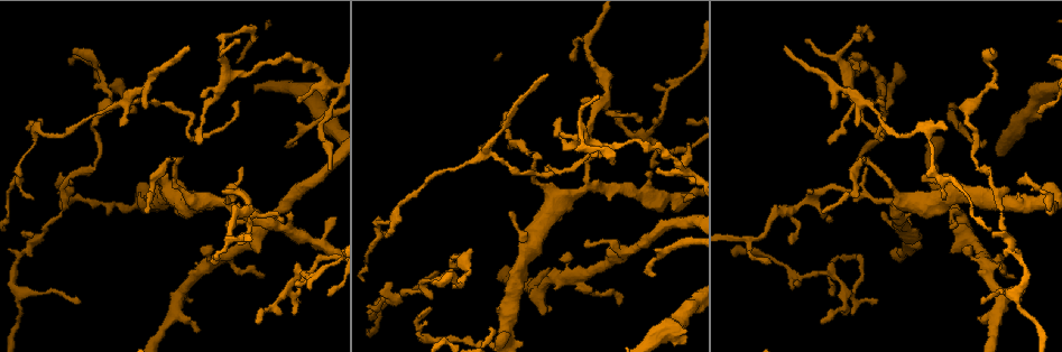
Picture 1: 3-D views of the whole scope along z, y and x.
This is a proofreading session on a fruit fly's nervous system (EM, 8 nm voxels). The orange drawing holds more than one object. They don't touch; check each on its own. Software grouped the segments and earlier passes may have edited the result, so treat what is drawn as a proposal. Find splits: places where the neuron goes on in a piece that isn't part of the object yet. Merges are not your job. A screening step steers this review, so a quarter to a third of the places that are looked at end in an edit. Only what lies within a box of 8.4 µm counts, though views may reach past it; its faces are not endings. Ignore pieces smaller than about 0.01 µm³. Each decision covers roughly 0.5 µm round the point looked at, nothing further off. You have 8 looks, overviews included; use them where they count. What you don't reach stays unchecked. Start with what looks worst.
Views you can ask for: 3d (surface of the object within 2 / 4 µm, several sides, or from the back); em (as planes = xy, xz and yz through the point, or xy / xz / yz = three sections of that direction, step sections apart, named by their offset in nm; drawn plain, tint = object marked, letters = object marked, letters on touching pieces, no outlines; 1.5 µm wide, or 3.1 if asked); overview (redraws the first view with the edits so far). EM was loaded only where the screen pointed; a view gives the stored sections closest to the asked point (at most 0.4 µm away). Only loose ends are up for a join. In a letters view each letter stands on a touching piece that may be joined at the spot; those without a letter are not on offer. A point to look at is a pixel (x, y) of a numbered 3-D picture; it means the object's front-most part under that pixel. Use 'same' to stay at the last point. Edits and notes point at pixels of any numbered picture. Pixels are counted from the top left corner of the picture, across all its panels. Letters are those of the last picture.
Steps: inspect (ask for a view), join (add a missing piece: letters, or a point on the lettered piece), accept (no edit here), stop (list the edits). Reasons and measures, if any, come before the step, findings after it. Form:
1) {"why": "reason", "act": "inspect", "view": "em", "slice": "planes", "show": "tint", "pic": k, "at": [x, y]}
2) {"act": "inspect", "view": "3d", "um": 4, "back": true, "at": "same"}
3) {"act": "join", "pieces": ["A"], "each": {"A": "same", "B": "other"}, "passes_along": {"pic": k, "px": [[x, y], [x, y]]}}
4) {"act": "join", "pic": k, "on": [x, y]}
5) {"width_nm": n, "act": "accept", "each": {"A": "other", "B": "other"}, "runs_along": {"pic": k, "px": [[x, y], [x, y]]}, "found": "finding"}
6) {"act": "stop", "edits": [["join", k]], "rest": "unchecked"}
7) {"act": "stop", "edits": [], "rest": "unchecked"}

{"why": "branch stops here", "act": "inspect", "view": "3d", "um": 4, "back": true, "pic": 1, "at": [190, 49]}

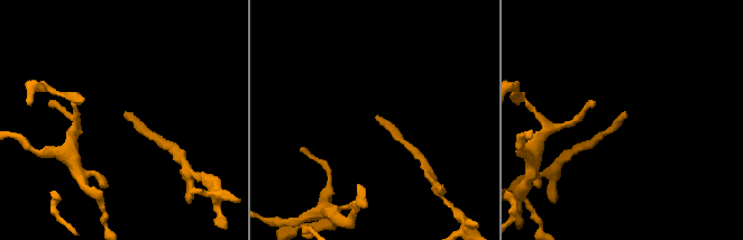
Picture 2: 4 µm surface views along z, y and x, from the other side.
{"act": "inspect", "view": "em", "slice": "planes", "show": "letters", "pic": 2, "at": [626, 115]}

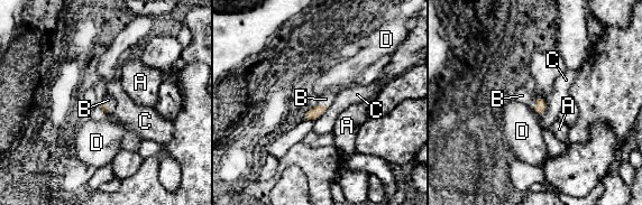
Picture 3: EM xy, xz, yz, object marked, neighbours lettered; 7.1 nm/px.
{"act": "join", "pieces": ["B"], "each": {"A": "other", "B": "same", "C": "other", "D": "other"}, "passes_along": {"pic": 3, "px": [[539, 108], [535, 103], [522, 95]]}, "found": "the neuron continues"}

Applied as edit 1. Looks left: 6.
{"act": "inspect", "view": "overview"}

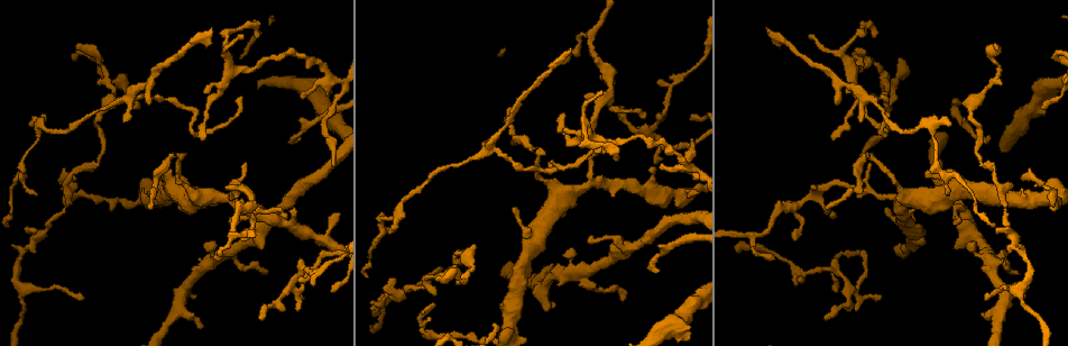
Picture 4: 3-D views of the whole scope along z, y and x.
{"why": "branch stops here", "act": "inspect", "view": "em", "slice": "planes", "show": "letters", "pic": 4, "at": [202, 328]}

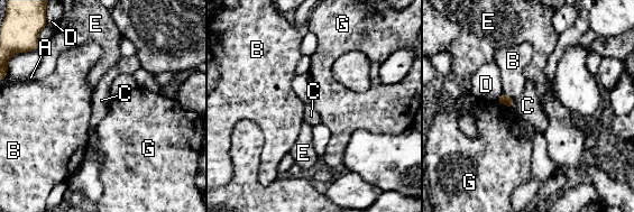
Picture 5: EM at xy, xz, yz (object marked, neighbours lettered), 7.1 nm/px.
{"longest_contact_nm": ["G", 130], "act": "accept", "each": {"A": "other", "B": "other", "C": "other", "D": "other", "E": "other", "G": "other"}, "border": {"pic": 5, "px": [[495, 100], [511, 108]]}, "found": "none of them fits"}

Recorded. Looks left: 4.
{"why": "long arm stops here", "act": "inspect", "view": "3d", "um": 2, "pic": 4, "at": [825, 207]}

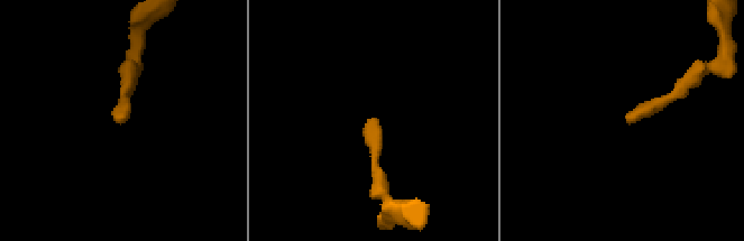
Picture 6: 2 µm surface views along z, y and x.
{"act": "inspect", "view": "em", "slice": "planes", "show": "letters", "pic": 6, "at": [627, 119]}

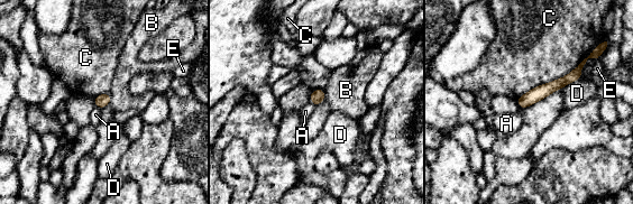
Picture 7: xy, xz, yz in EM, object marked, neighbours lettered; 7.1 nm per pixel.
{"width_nm": 100, "act": "accept", "each": {"A": "other", "B": "other", "C": "other", "D": "other", "E": "other"}, "border": {"pic": 7, "px": [[310, 100], [314, 107]]}, "found": "none of them fits"}

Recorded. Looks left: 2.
{"act": "stop", "edits": [["join", 3]], "rest": "unchecked"}

